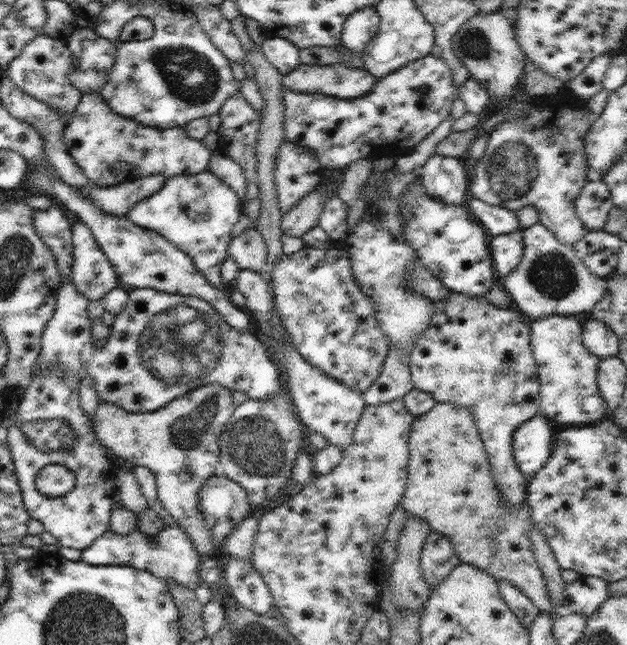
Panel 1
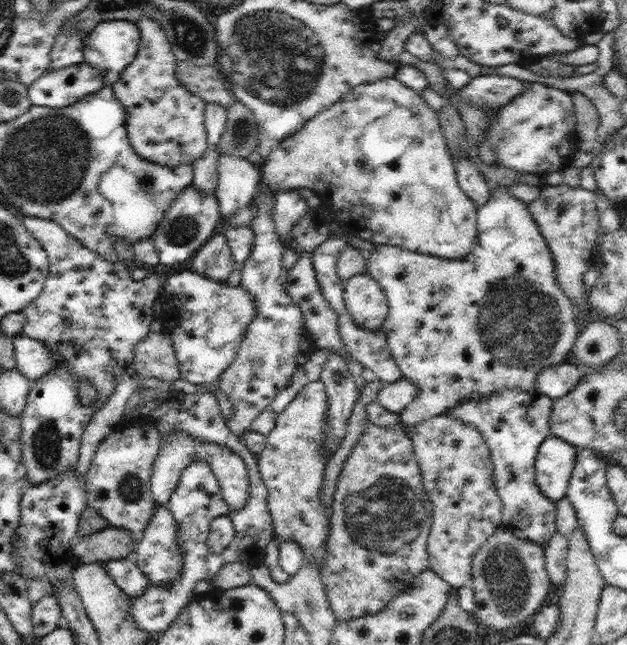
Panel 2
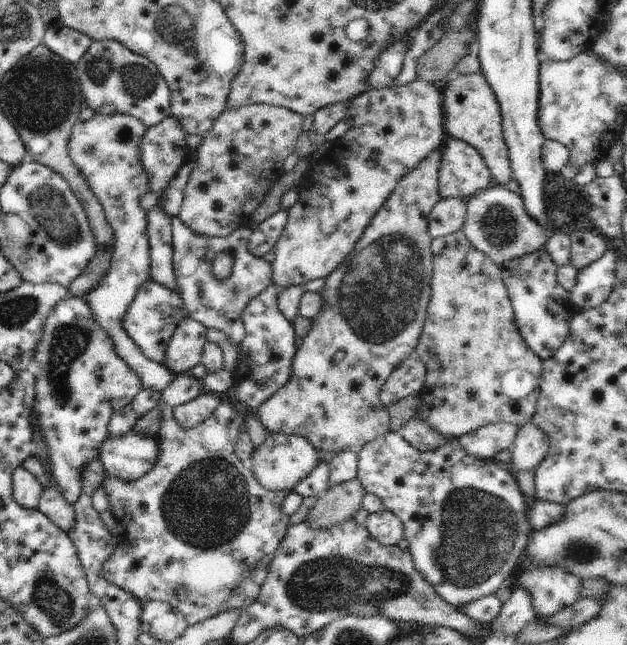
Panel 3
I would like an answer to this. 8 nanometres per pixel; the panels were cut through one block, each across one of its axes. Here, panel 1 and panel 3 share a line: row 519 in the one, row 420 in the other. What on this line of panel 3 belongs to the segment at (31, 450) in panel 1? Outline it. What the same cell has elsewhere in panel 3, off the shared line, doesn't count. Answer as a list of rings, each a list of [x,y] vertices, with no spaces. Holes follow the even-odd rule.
[[[62,299],[50,312],[43,330],[34,356],[40,367],[34,385],[36,394],[34,414],[38,410],[34,424],[46,440],[48,462],[52,468],[54,482],[58,484],[58,490],[64,496],[64,500],[73,505],[80,498],[84,486],[82,472],[88,468],[92,460],[99,458],[102,442],[108,439],[108,425],[112,415],[116,410],[128,406],[143,386],[132,368],[118,356],[110,334],[100,324],[96,324],[94,314],[85,300]]]

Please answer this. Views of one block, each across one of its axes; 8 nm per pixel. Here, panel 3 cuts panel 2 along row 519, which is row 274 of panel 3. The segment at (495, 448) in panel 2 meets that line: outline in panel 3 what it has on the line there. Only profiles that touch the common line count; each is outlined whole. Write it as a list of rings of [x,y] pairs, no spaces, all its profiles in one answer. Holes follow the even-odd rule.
[[[545,250],[510,260],[501,266],[508,298],[512,303],[516,326],[524,342],[540,357],[548,360],[564,344],[569,326],[578,308],[570,300],[570,292],[557,279],[558,267]]]

